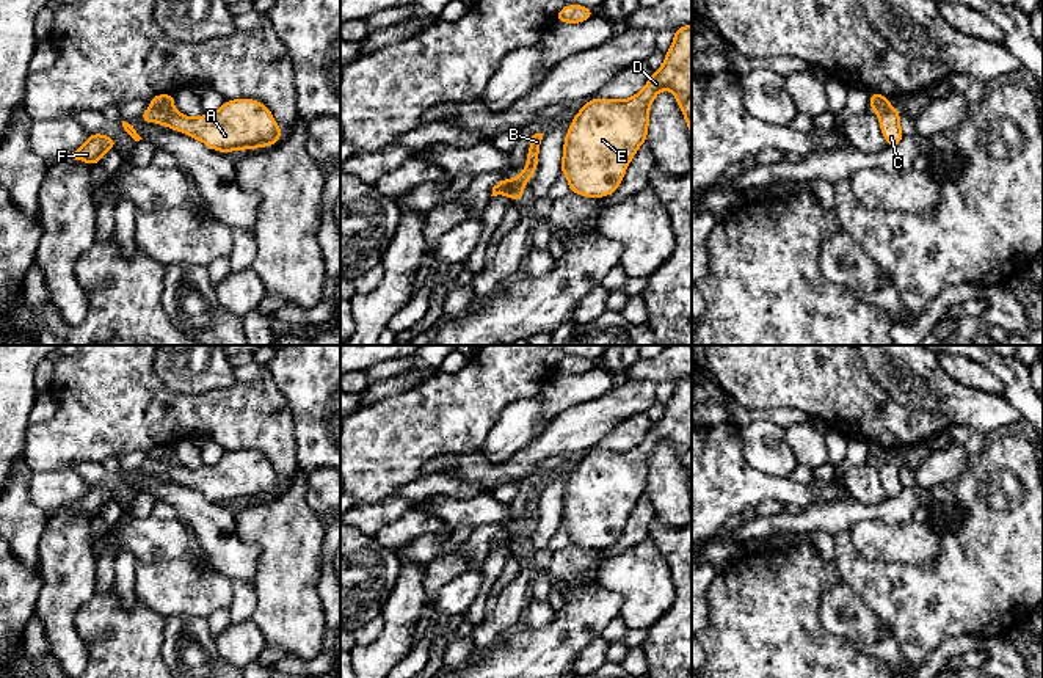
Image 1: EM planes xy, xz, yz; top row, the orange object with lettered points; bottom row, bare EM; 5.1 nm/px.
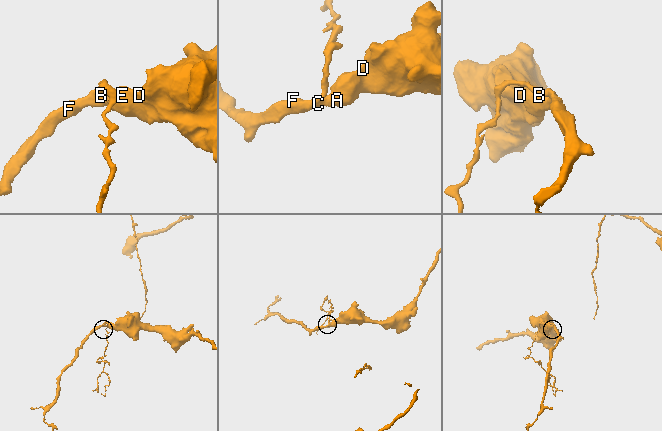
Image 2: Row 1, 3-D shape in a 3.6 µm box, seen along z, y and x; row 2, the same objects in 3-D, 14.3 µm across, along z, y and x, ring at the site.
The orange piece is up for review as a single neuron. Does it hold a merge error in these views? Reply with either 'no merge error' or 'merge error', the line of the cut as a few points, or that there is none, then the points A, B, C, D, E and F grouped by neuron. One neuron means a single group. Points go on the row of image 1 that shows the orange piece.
merge error | xy (151, 105), (173, 110) | A C D E F / B

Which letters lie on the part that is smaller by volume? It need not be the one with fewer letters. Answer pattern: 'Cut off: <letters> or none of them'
Cut off: B

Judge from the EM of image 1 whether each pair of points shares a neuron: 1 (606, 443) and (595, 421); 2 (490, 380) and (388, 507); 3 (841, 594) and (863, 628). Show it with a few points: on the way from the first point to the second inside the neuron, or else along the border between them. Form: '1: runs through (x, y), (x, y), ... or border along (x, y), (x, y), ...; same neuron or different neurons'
1: border along (634, 415), (618, 421), (592, 448); different neurons
2: border along (394, 495), (385, 499), (361, 503); different neurons
3: runs through (847, 601), (858, 612), (860, 620); same neuron

